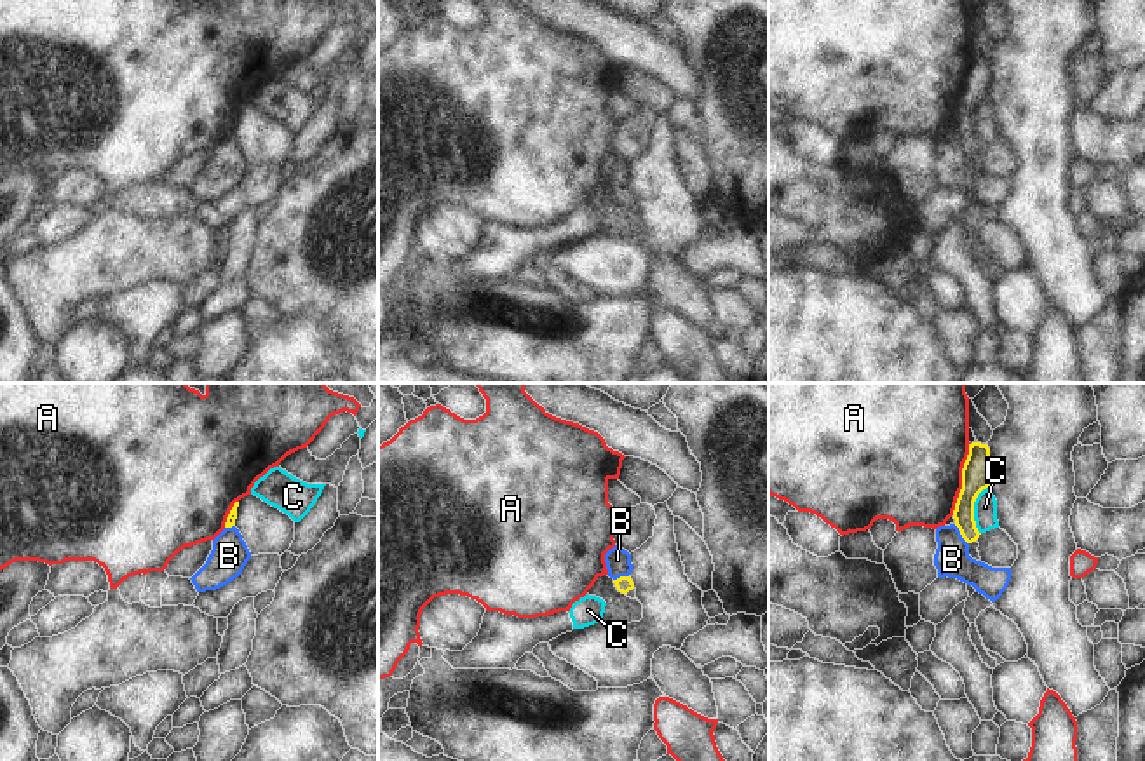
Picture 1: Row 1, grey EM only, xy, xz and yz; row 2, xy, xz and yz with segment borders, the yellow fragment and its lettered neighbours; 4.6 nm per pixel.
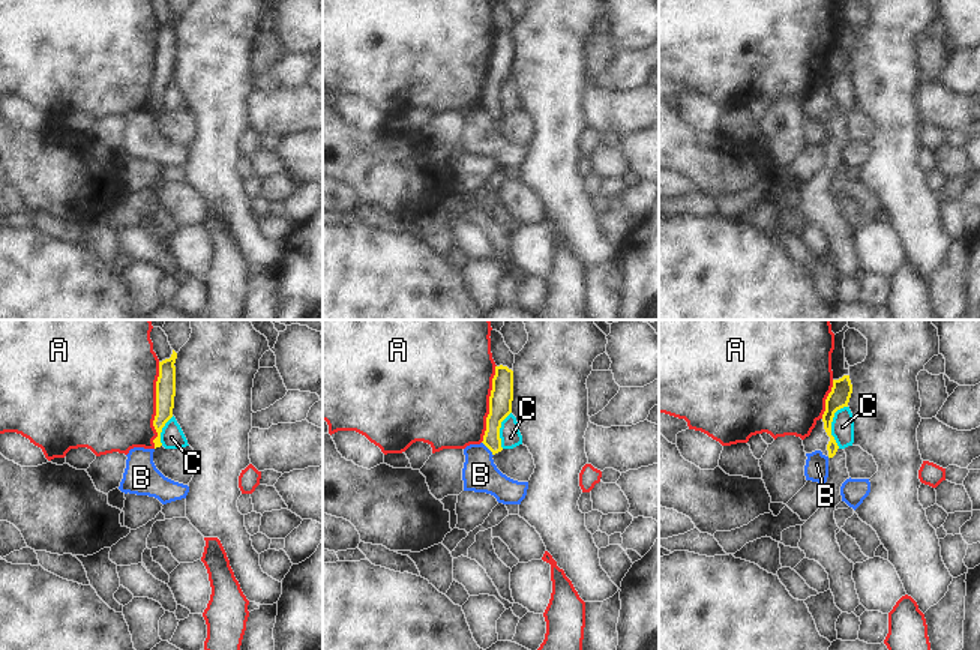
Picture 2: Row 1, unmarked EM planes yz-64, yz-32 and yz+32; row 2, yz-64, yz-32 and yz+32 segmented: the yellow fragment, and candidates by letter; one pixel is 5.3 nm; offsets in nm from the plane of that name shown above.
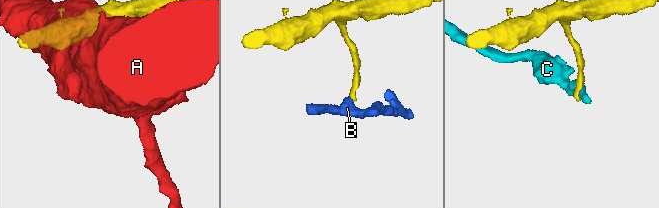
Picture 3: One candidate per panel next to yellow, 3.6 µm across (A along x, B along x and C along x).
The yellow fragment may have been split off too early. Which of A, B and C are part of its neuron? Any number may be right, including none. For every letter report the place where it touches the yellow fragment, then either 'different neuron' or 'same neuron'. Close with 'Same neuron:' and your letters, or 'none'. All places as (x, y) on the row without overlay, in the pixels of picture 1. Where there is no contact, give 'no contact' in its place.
A: meets yellow in yz at (962, 89); different neuron
B: meets yellow in yz at (961, 143); different neuron
C: meets yellow in yz at (973, 121); different neuron
Same neuron: none

